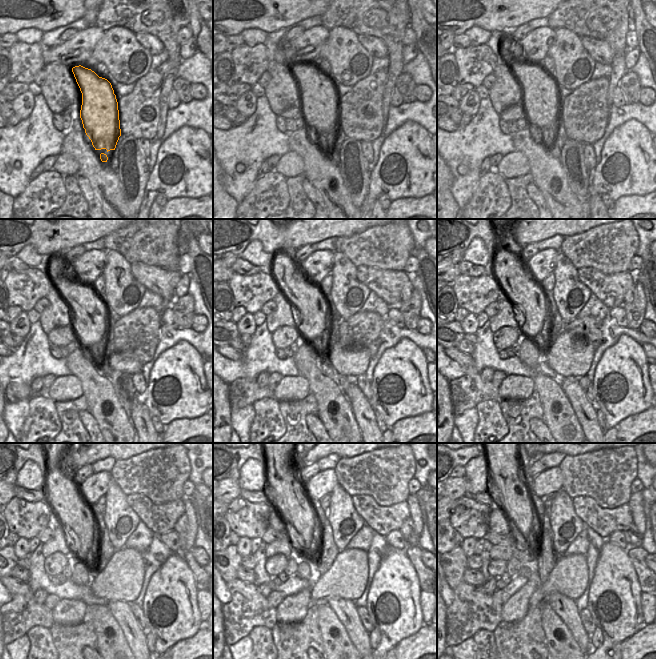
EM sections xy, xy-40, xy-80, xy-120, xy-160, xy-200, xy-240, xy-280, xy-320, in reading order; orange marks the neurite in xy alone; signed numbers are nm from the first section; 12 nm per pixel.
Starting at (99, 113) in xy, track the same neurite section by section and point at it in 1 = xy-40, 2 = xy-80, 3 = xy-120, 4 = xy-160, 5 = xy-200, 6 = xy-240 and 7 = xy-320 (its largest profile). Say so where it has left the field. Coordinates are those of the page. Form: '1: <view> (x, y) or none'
1: xy-40 (320, 106)
2: xy-80 (542, 101)
3: xy-120 (91, 324)
4: xy-160 (313, 311)
5: xy-200 (521, 289)
6: xy-240 (61, 492)
7: xy-320 (514, 499)

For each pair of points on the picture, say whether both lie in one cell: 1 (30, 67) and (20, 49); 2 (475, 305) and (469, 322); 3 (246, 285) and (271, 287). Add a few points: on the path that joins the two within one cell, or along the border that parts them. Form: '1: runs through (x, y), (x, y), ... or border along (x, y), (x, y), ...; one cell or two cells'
1: runs through (26, 63), (26, 59), (20, 53); one cell
2: border along (469, 312), (476, 315); two cells
3: runs through (252, 287), (265, 287); one cell

